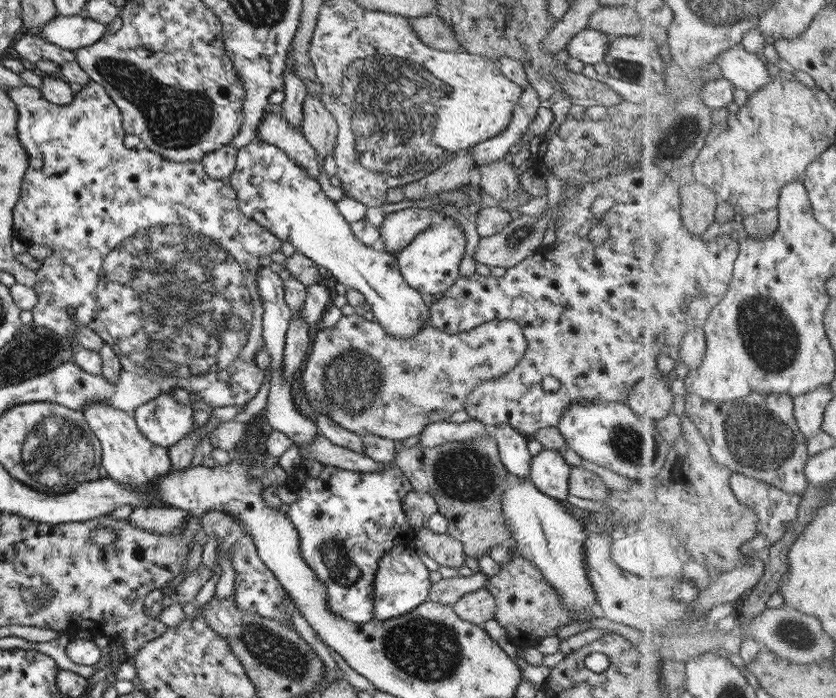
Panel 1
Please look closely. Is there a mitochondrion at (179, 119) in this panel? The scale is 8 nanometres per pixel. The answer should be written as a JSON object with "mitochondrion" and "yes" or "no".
{"mitochondrion":"yes"}

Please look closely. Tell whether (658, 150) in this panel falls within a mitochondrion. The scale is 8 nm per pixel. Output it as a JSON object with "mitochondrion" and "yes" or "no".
{"mitochondrion":"yes"}

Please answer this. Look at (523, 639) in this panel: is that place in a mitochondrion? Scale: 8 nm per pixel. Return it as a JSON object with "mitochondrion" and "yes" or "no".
{"mitochondrion":"no"}

